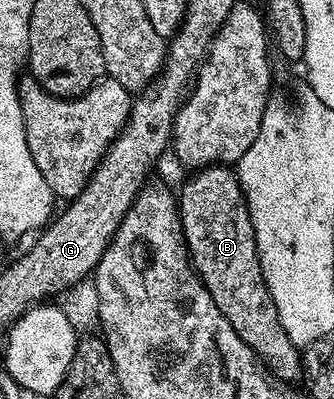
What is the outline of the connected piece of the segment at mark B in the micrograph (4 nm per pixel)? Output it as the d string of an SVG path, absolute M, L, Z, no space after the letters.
M227 164L205 166L192 174L195 175L177 194L179 223L183 225L183 243L187 245L190 265L209 296L213 296L213 304L221 308L221 316L253 348L256 359L280 383L294 383L294 378L301 374L301 350L285 336L277 304L269 296L239 175Z

